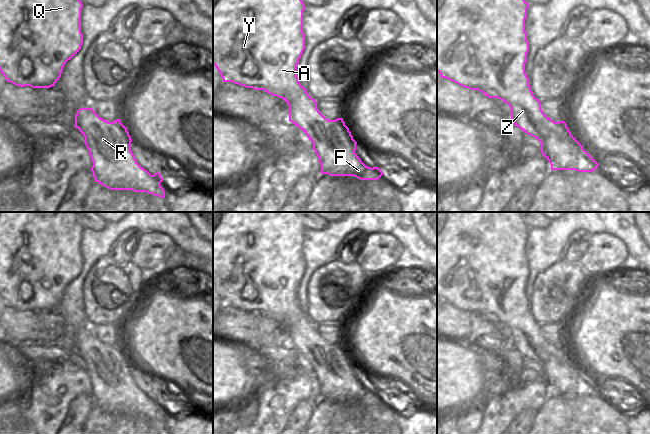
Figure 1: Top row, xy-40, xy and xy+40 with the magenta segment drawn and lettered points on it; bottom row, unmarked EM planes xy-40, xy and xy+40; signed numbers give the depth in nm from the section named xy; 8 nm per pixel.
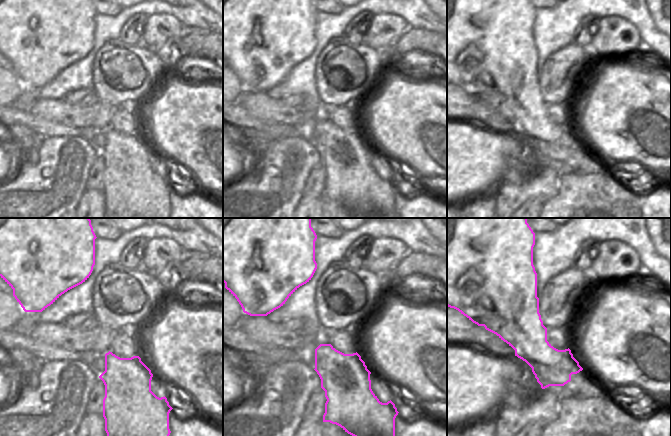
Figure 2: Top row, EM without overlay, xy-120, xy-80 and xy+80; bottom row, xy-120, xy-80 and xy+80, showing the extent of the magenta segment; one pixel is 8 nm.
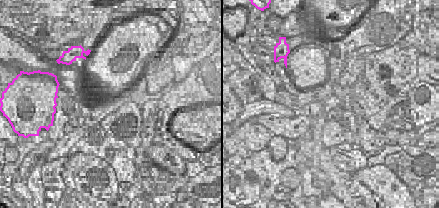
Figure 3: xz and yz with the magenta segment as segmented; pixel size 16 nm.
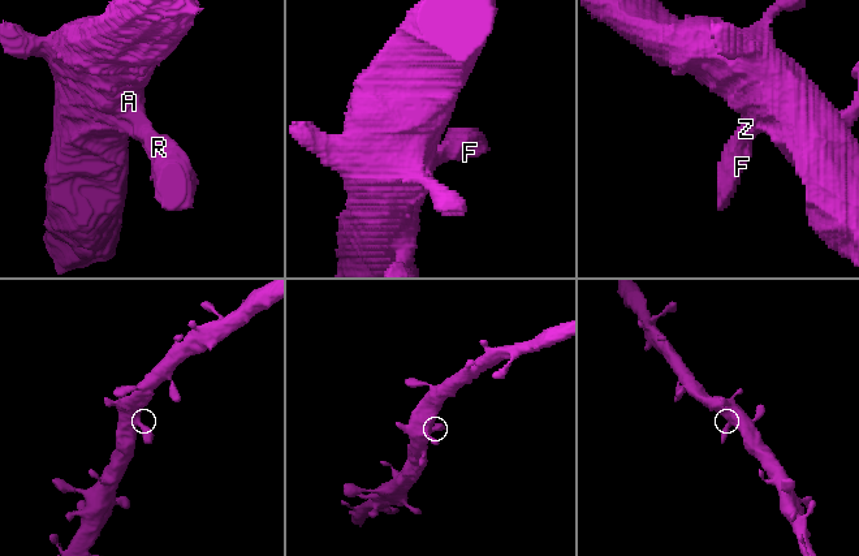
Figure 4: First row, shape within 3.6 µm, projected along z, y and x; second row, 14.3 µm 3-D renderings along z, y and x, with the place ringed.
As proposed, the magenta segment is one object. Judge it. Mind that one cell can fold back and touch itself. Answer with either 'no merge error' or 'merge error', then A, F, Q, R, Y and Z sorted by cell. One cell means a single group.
no merge error; A F Q R Y Z

